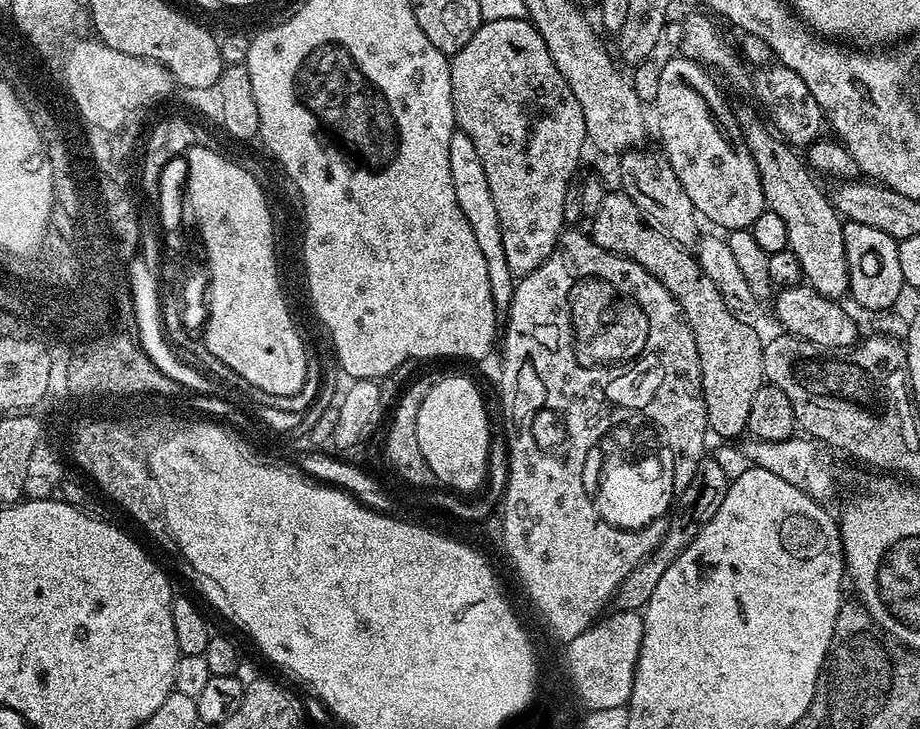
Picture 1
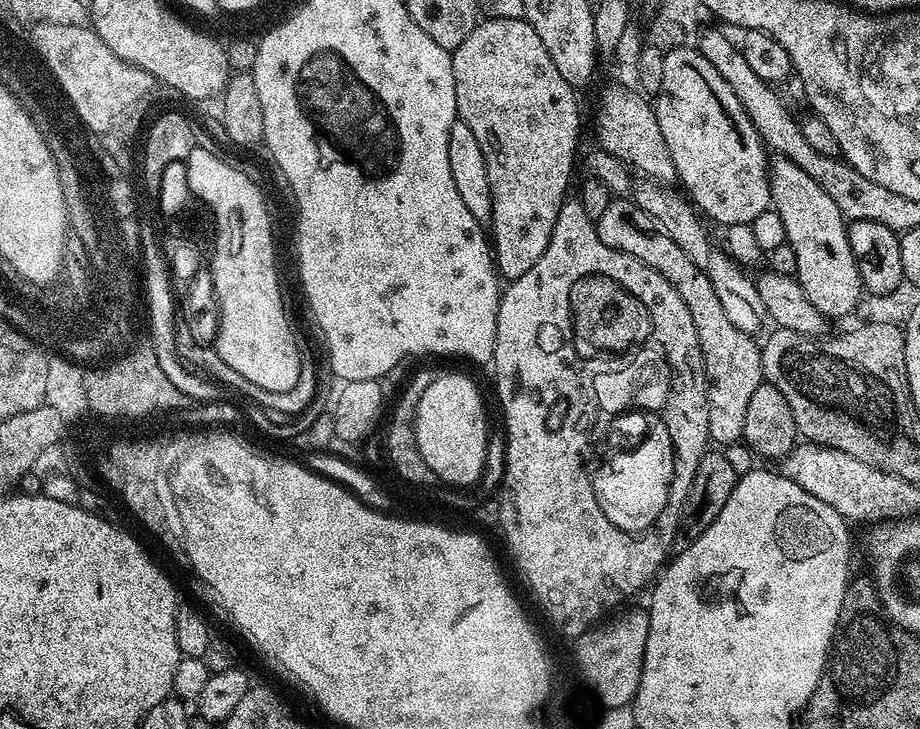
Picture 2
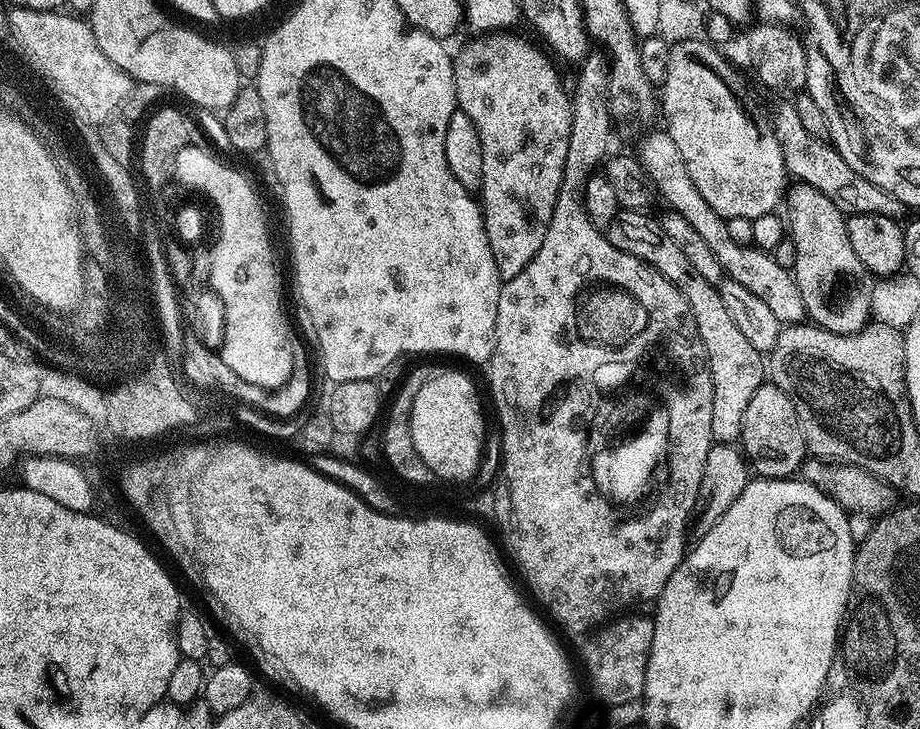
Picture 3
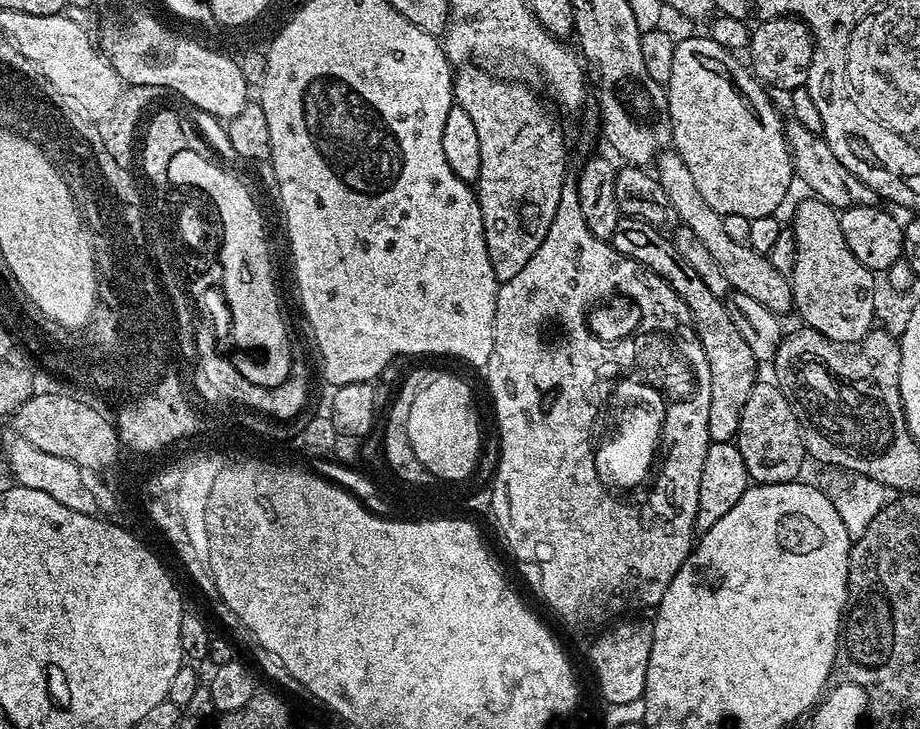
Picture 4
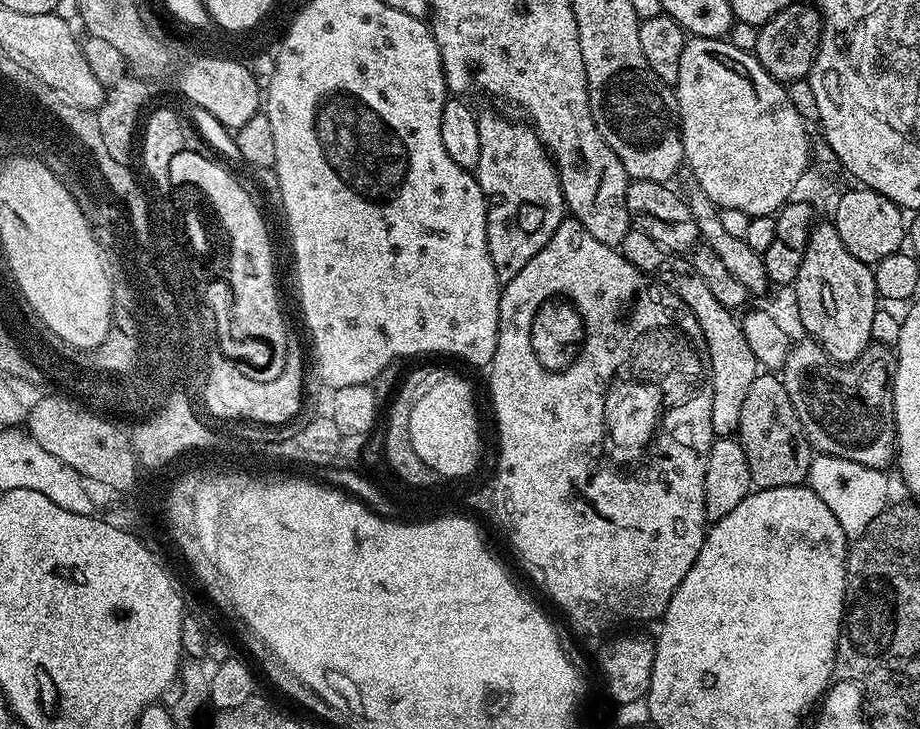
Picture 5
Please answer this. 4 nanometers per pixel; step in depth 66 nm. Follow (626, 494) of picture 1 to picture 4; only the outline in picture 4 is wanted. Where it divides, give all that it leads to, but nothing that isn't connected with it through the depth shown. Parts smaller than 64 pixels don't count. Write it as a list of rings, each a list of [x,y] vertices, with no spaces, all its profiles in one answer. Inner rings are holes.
[[[622,384],[619,392],[616,392],[613,402],[617,409],[623,409],[616,416],[617,424],[612,436],[606,442],[600,442],[597,445],[595,469],[598,470],[598,476],[603,484],[611,489],[620,490],[616,488],[632,488],[647,476],[654,460],[654,454],[656,452],[657,455],[658,447],[663,437],[664,424],[663,414],[656,404],[655,398],[649,391],[639,385]]]

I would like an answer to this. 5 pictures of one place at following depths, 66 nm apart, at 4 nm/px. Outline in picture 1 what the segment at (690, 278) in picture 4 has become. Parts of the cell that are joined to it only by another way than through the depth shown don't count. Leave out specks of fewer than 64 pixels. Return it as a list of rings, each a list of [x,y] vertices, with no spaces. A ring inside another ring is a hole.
[[[623,190],[609,191],[602,198],[602,206],[596,216],[591,217],[590,235],[592,241],[606,250],[610,250],[619,256],[630,258],[638,262],[678,302],[690,330],[694,334],[694,342],[698,346],[698,358],[702,370],[702,394],[708,411],[708,427],[713,433],[716,432],[725,441],[732,442],[735,436],[743,437],[748,432],[748,419],[750,418],[750,405],[754,403],[754,394],[766,381],[764,378],[764,344],[760,336],[747,324],[747,319],[741,318],[737,313],[732,312],[730,306],[723,301],[722,294],[717,286],[703,272],[702,266],[696,260],[695,255],[689,249],[684,248],[678,242],[674,242],[661,228],[651,223],[644,211],[635,204]]]

